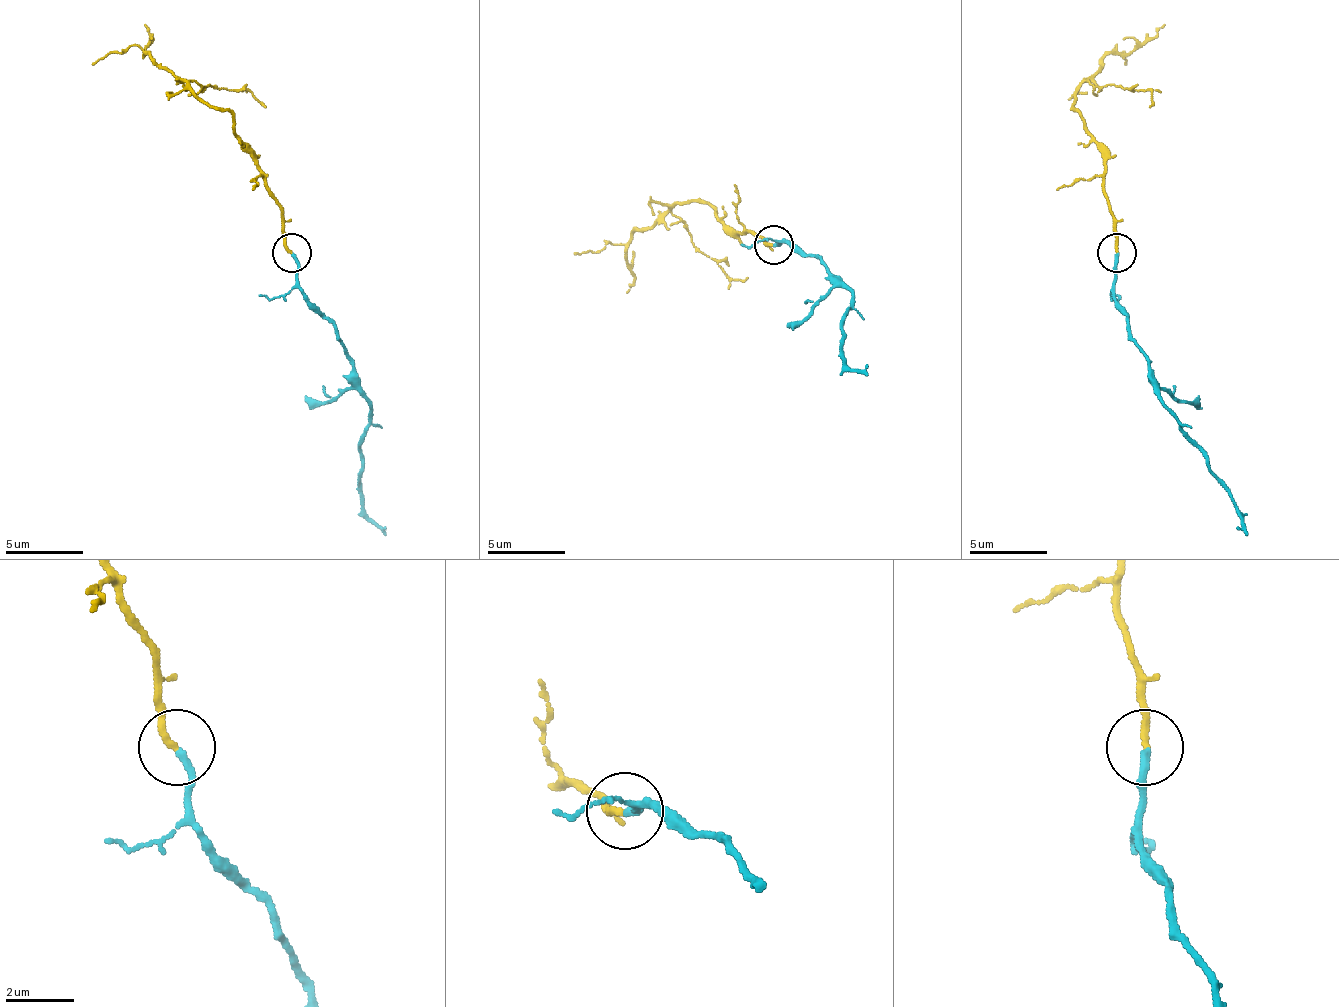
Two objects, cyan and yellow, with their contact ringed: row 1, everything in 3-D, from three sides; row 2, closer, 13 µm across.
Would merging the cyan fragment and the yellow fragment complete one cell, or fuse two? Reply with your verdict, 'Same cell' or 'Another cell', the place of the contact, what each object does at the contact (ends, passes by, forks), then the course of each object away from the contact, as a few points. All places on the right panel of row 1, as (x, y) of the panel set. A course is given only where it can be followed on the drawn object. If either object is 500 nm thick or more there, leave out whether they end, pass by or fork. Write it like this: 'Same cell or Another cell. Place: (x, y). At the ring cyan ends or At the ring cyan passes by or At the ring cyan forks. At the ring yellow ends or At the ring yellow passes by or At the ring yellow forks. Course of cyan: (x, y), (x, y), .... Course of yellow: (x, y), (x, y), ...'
Same cell. Place: (1116, 252). At the ring cyan ends. At the ring yellow ends. Course of cyan: (1115, 255), (1115, 306), (1131, 325), (1151, 368), (1151, 384), (1233, 501), (1248, 536). Course of yellow: (1115, 251), (1111, 204), (1104, 196), (1104, 150), (1076, 110), (1072, 95), (1115, 44), (1127, 64)

